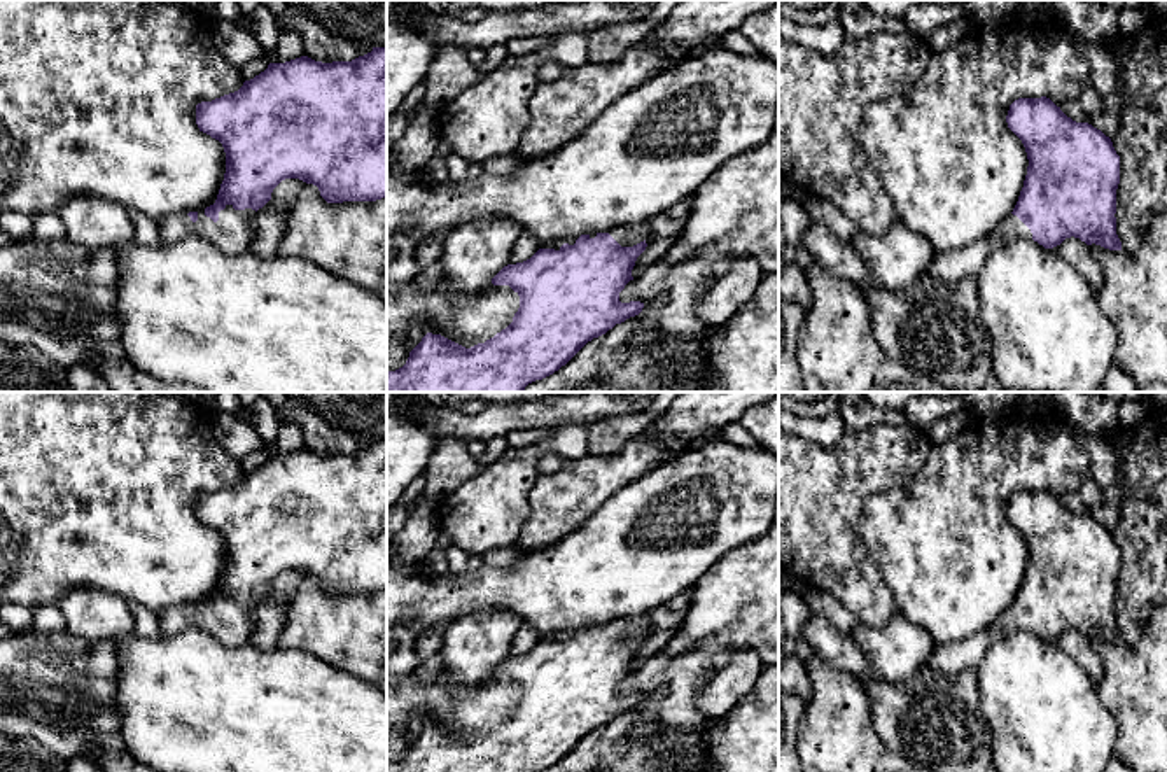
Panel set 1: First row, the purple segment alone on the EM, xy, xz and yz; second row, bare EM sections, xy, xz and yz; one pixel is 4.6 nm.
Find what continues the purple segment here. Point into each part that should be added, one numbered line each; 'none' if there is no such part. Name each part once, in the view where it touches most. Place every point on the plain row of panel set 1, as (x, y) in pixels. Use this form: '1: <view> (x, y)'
1: xy (233, 624)

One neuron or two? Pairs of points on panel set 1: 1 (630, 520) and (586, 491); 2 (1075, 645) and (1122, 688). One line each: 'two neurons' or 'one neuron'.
1: two neurons
2: two neurons

